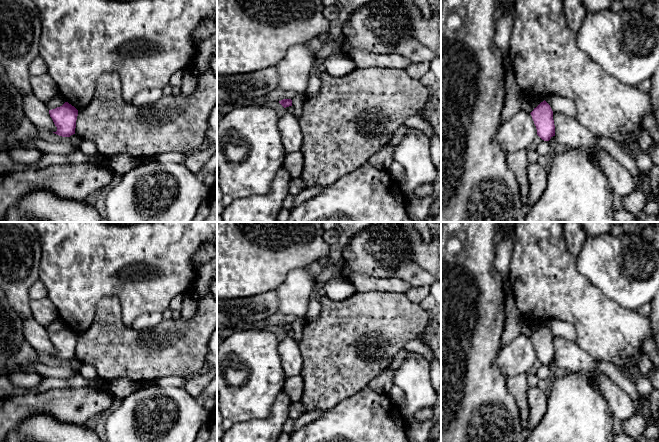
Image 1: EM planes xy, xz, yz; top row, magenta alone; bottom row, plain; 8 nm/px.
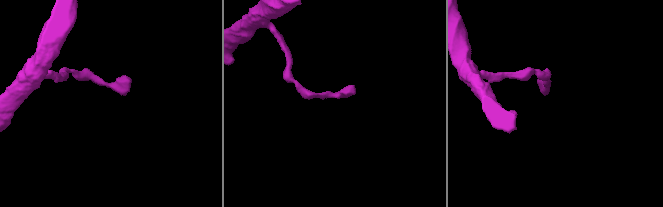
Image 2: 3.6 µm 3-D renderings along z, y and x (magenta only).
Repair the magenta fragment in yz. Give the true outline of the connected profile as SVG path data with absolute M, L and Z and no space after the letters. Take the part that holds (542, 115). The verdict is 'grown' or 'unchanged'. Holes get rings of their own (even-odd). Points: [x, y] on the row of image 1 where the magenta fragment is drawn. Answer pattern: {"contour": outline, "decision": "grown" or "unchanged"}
{"contour": "M544 100L530 113L537 129L537 135L544 141L549 141L555 136L553 111Z", "decision": "unchanged"}

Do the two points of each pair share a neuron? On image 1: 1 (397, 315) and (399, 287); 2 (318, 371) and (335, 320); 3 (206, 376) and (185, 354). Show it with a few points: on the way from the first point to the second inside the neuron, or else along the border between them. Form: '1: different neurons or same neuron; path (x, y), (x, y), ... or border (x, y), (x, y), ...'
1: different neurons; border (376, 290), (402, 292), (404, 294)
2: same neuron; path (331, 358), (335, 333)
3: different neurons; border (204, 370), (186, 380)

